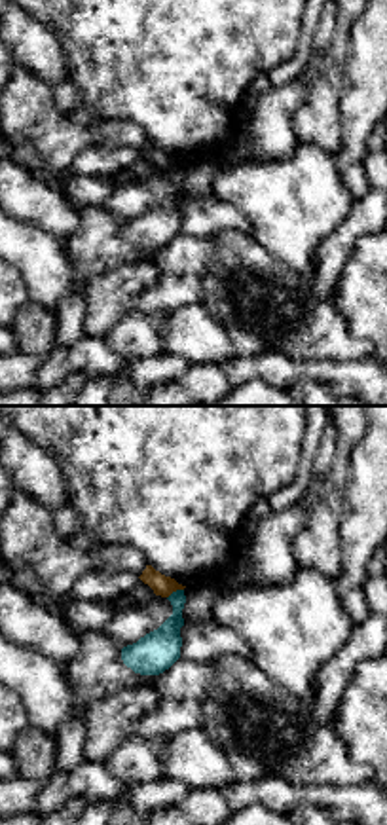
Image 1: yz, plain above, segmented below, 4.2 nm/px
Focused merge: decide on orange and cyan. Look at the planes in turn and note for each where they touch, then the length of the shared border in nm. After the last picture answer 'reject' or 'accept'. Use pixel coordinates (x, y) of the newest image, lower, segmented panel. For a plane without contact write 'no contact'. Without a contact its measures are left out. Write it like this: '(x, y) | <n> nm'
(175, 590) | 80 nm

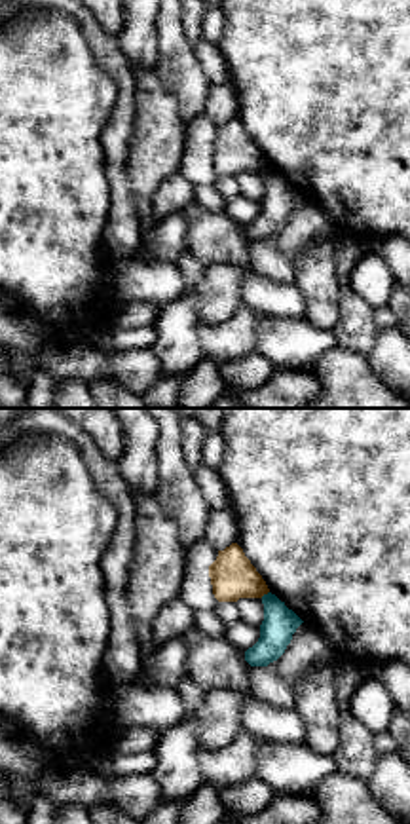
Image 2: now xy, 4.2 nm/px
(264, 593) | 50 nm

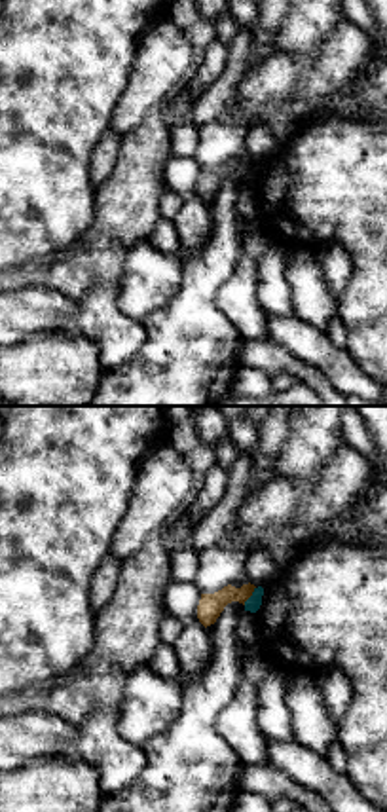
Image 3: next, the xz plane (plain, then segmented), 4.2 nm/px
(251, 594) | 90 nm

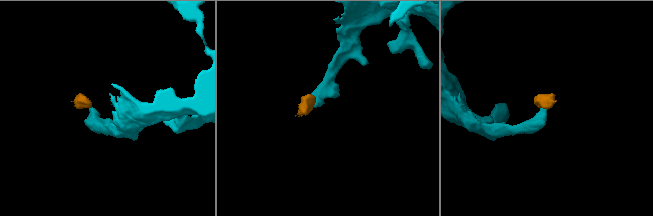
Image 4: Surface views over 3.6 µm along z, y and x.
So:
reject

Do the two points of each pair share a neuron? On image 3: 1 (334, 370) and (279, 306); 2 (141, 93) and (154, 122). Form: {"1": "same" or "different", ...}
{"1": "different", "2": "different"}

